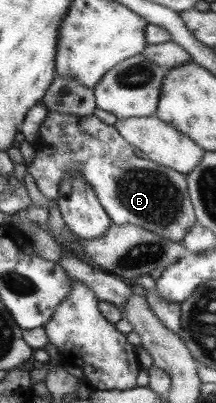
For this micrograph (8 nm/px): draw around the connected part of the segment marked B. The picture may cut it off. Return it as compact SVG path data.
M47 113L32 145L34 158L25 166L26 172L47 200L55 200L66 172L76 170L92 188L114 225L133 225L160 238L181 242L188 229L197 223L185 176L152 160L134 156L133 146L122 139L113 125L105 124L93 114Z

